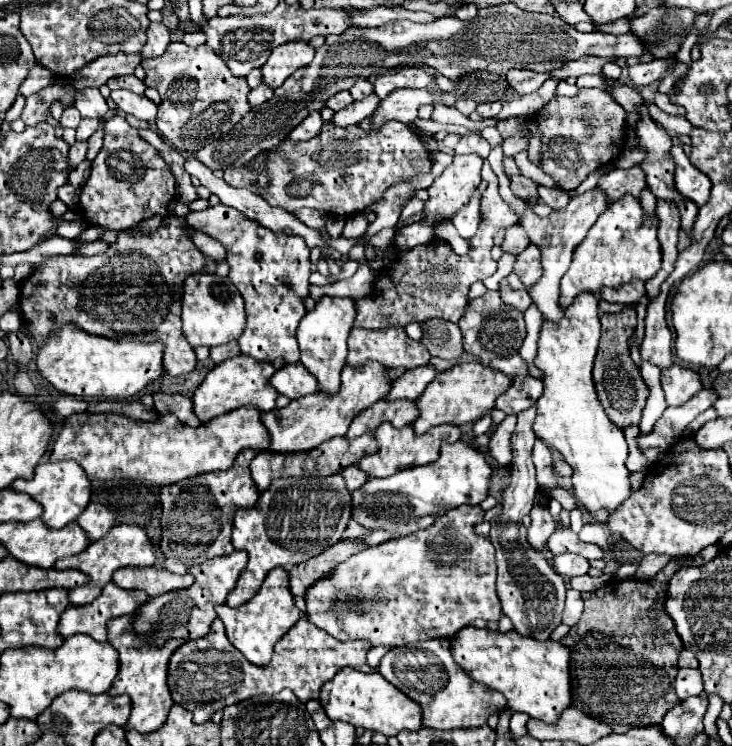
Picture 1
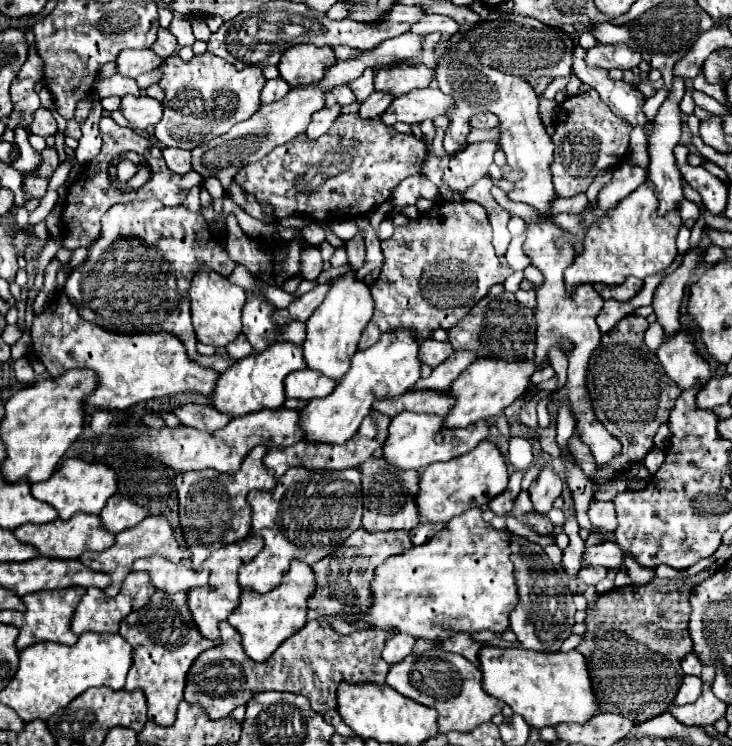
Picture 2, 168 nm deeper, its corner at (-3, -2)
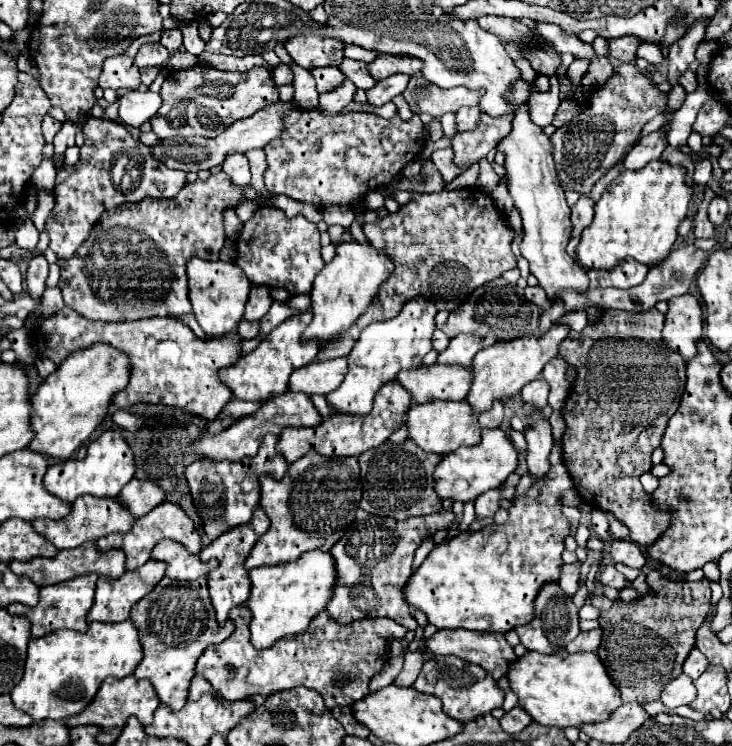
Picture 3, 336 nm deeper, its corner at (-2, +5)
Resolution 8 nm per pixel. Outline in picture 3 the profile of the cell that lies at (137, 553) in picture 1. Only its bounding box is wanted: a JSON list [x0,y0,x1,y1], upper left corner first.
[119,501,201,571]

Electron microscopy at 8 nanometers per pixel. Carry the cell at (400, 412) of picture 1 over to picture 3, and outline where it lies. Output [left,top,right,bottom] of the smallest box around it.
[395,365,471,405]

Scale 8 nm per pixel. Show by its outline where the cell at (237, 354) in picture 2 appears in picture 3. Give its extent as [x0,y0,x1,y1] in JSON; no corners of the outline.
[237,319,259,339]

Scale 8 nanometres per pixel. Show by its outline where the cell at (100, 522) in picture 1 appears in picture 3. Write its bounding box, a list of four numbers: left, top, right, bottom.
[115,479,165,517]

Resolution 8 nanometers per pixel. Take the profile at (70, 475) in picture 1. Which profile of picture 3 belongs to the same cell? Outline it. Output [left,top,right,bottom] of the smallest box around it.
[43,431,135,503]

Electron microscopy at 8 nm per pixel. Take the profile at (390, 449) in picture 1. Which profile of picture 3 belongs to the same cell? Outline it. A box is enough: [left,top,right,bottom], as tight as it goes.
[407,401,503,453]

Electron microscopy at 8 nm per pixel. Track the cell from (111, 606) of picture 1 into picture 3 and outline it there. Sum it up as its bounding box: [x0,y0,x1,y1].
[87,571,153,623]

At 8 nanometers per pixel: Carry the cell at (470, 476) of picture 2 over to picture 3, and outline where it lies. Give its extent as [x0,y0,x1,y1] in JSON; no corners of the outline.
[435,429,517,501]

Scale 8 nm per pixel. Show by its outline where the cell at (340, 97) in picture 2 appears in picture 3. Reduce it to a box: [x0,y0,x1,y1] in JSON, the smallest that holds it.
[311,67,345,93]

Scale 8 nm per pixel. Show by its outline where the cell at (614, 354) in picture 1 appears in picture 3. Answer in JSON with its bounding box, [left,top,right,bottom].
[559,309,685,545]

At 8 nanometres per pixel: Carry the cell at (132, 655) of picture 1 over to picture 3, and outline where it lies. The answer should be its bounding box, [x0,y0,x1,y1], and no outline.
[131,577,231,711]

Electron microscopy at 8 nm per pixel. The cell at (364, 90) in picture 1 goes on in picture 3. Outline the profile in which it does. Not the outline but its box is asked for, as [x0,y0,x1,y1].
[339,59,375,89]

